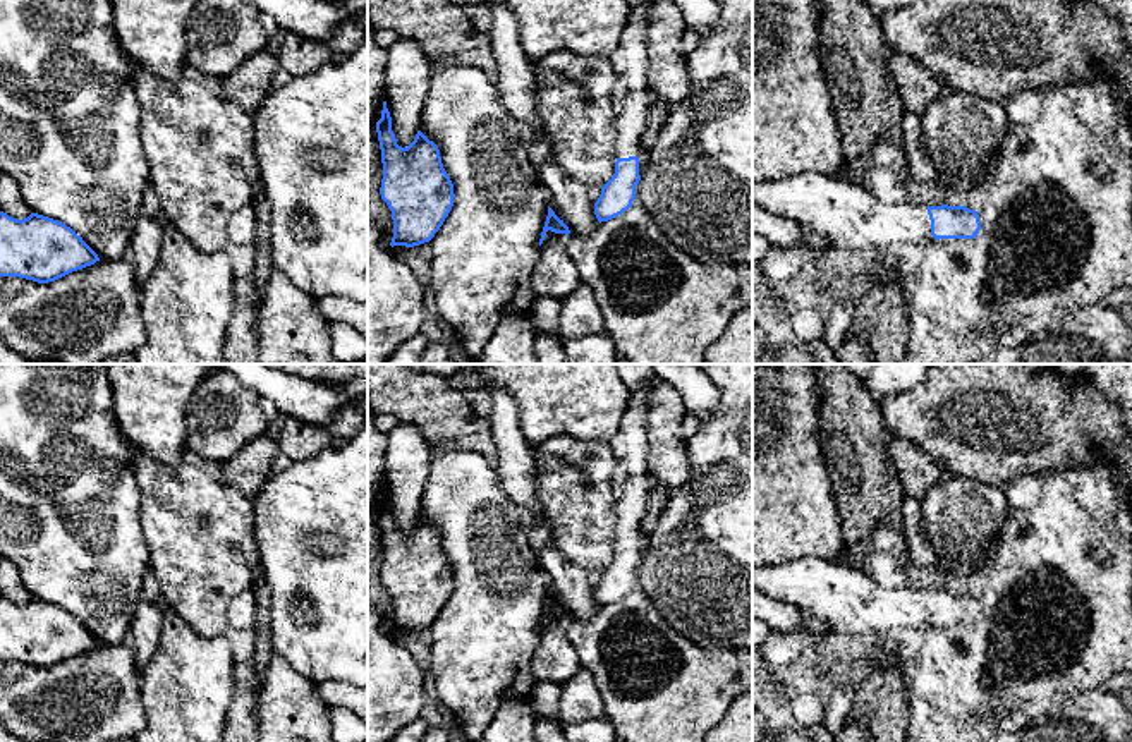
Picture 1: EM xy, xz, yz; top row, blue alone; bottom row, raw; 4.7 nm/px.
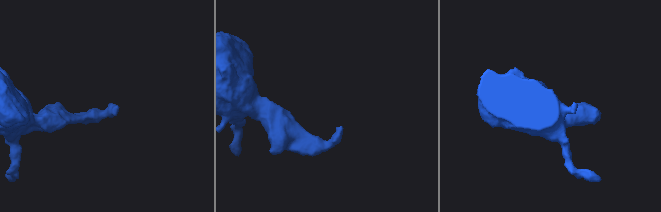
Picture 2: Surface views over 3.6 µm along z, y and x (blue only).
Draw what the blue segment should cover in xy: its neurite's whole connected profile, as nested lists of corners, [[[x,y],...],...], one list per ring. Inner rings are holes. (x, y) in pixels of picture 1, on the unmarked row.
[[[0,596],[0,661],[55,666],[100,646],[70,611],[31,598],[17,605]]]

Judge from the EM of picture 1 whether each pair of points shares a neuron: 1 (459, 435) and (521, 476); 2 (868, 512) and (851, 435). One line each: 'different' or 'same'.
1: different
2: same

